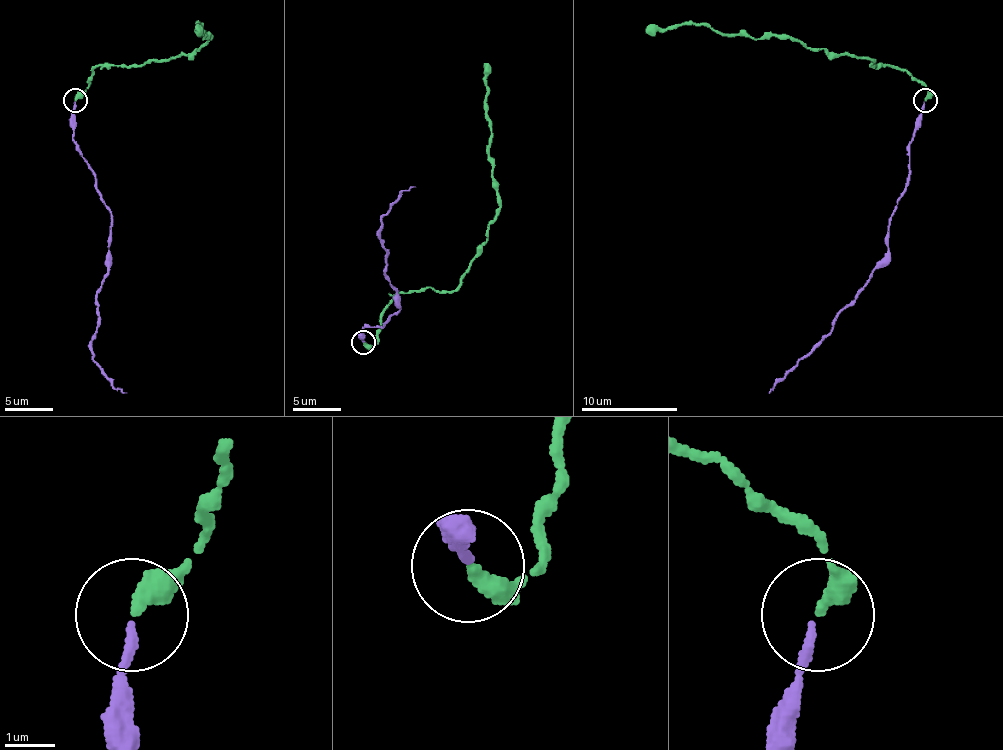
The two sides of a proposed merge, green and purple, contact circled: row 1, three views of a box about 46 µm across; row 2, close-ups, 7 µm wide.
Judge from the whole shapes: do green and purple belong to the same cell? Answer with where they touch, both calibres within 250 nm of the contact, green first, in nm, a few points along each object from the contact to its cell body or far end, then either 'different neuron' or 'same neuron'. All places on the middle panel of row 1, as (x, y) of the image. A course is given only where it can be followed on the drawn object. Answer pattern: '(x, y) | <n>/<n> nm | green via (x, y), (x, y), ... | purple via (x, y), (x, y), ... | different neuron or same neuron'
(363, 342) | 340/160 nm | green via (364, 343), (378, 341), (381, 316), (400, 292), (451, 292), (487, 239), (499, 205), (489, 159), (487, 63) | purple via (364, 341), (366, 326), (383, 324), (400, 309), (398, 292), (386, 275), (381, 217), (402, 191), (415, 186) | same neuron

